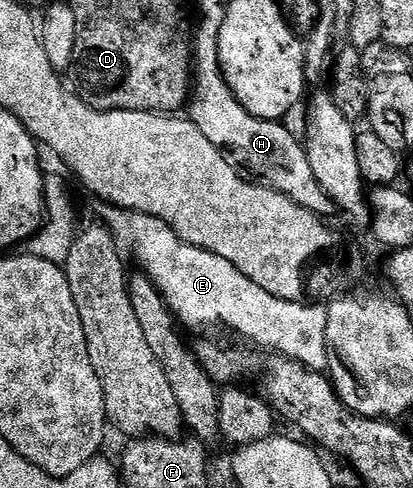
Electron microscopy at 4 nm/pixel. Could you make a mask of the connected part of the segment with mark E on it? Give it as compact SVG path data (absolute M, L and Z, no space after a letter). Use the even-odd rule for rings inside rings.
M114 206L104 207L102 223L110 228L115 239L128 253L135 255L135 260L140 264L142 271L151 277L167 299L171 311L175 313L180 321L187 324L220 324L247 340L252 340L260 349L272 348L272 353L285 356L291 360L297 360L312 368L314 372L326 373L332 362L331 346L327 342L327 308L314 308L311 302L300 302L297 300L282 300L269 290L257 286L237 266L225 262L225 258L217 258L217 254L201 250L189 242L185 242L173 231L161 218L146 216L140 212L128 212L126 208Z

